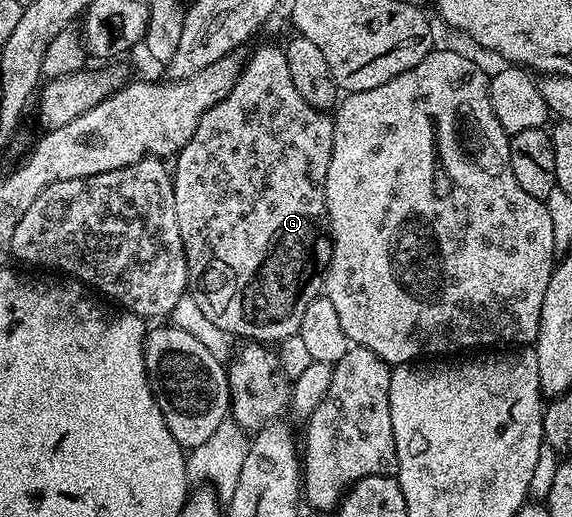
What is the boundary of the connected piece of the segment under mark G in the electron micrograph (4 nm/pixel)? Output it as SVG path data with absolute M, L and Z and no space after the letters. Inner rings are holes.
M261 47L254 53L250 59L241 68L241 76L235 81L235 85L229 93L221 101L216 103L211 109L207 109L207 113L203 113L203 117L199 121L199 125L195 129L195 133L191 137L191 141L187 141L187 145L181 151L177 152L175 162L177 168L172 168L173 188L175 189L175 217L179 217L179 233L183 237L183 249L187 257L187 269L189 270L189 286L188 290L195 297L195 305L199 305L199 309L203 309L203 313L214 323L219 325L219 329L223 329L231 337L237 335L241 341L256 341L266 345L277 345L280 339L289 339L298 334L303 321L303 313L307 309L307 305L311 305L311 301L315 301L318 295L322 294L325 285L325 271L329 268L331 261L331 253L333 252L333 241L329 234L329 217L327 215L327 205L325 204L325 182L327 181L327 165L331 165L331 149L333 148L333 115L315 109L311 105L307 105L307 101L303 101L303 97L299 94L299 89L295 89L295 81L291 81L291 69L287 65L287 57L284 50L278 47Z

